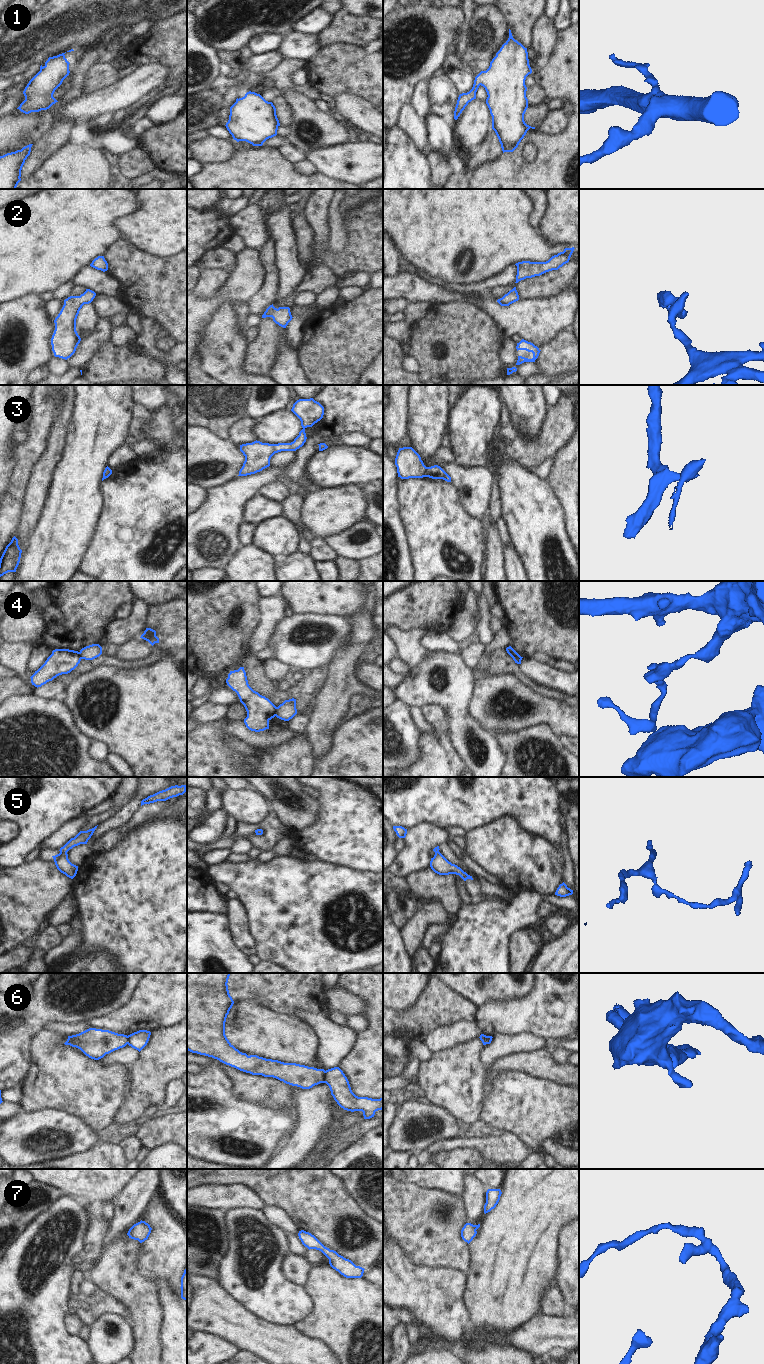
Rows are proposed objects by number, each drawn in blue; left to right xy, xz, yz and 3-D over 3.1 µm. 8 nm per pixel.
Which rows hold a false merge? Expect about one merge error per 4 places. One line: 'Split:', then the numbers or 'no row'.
Split: 3, 4, 6

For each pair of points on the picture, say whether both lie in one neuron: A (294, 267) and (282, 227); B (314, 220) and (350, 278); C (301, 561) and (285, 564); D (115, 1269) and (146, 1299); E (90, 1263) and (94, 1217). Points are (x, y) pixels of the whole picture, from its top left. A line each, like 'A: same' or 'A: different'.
A: same
B: different
C: same
D: same
E: same

